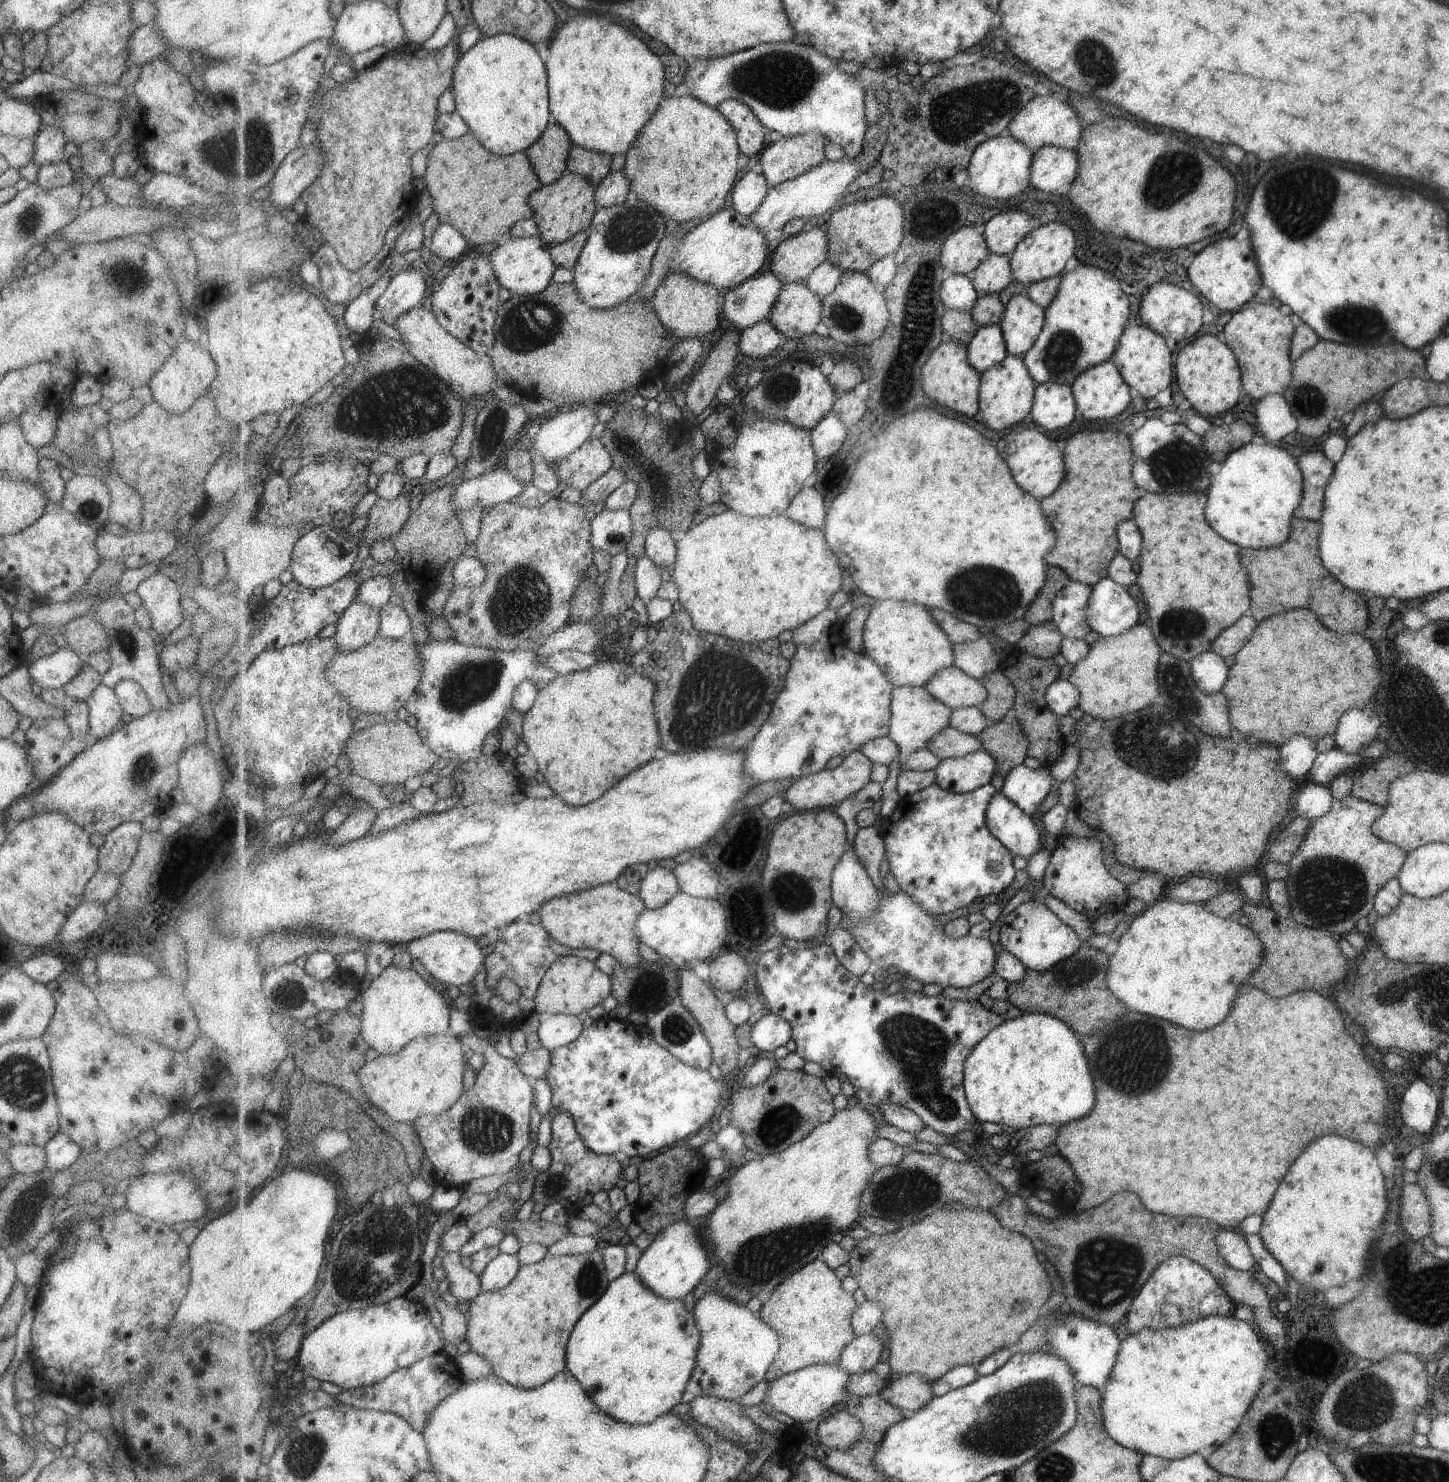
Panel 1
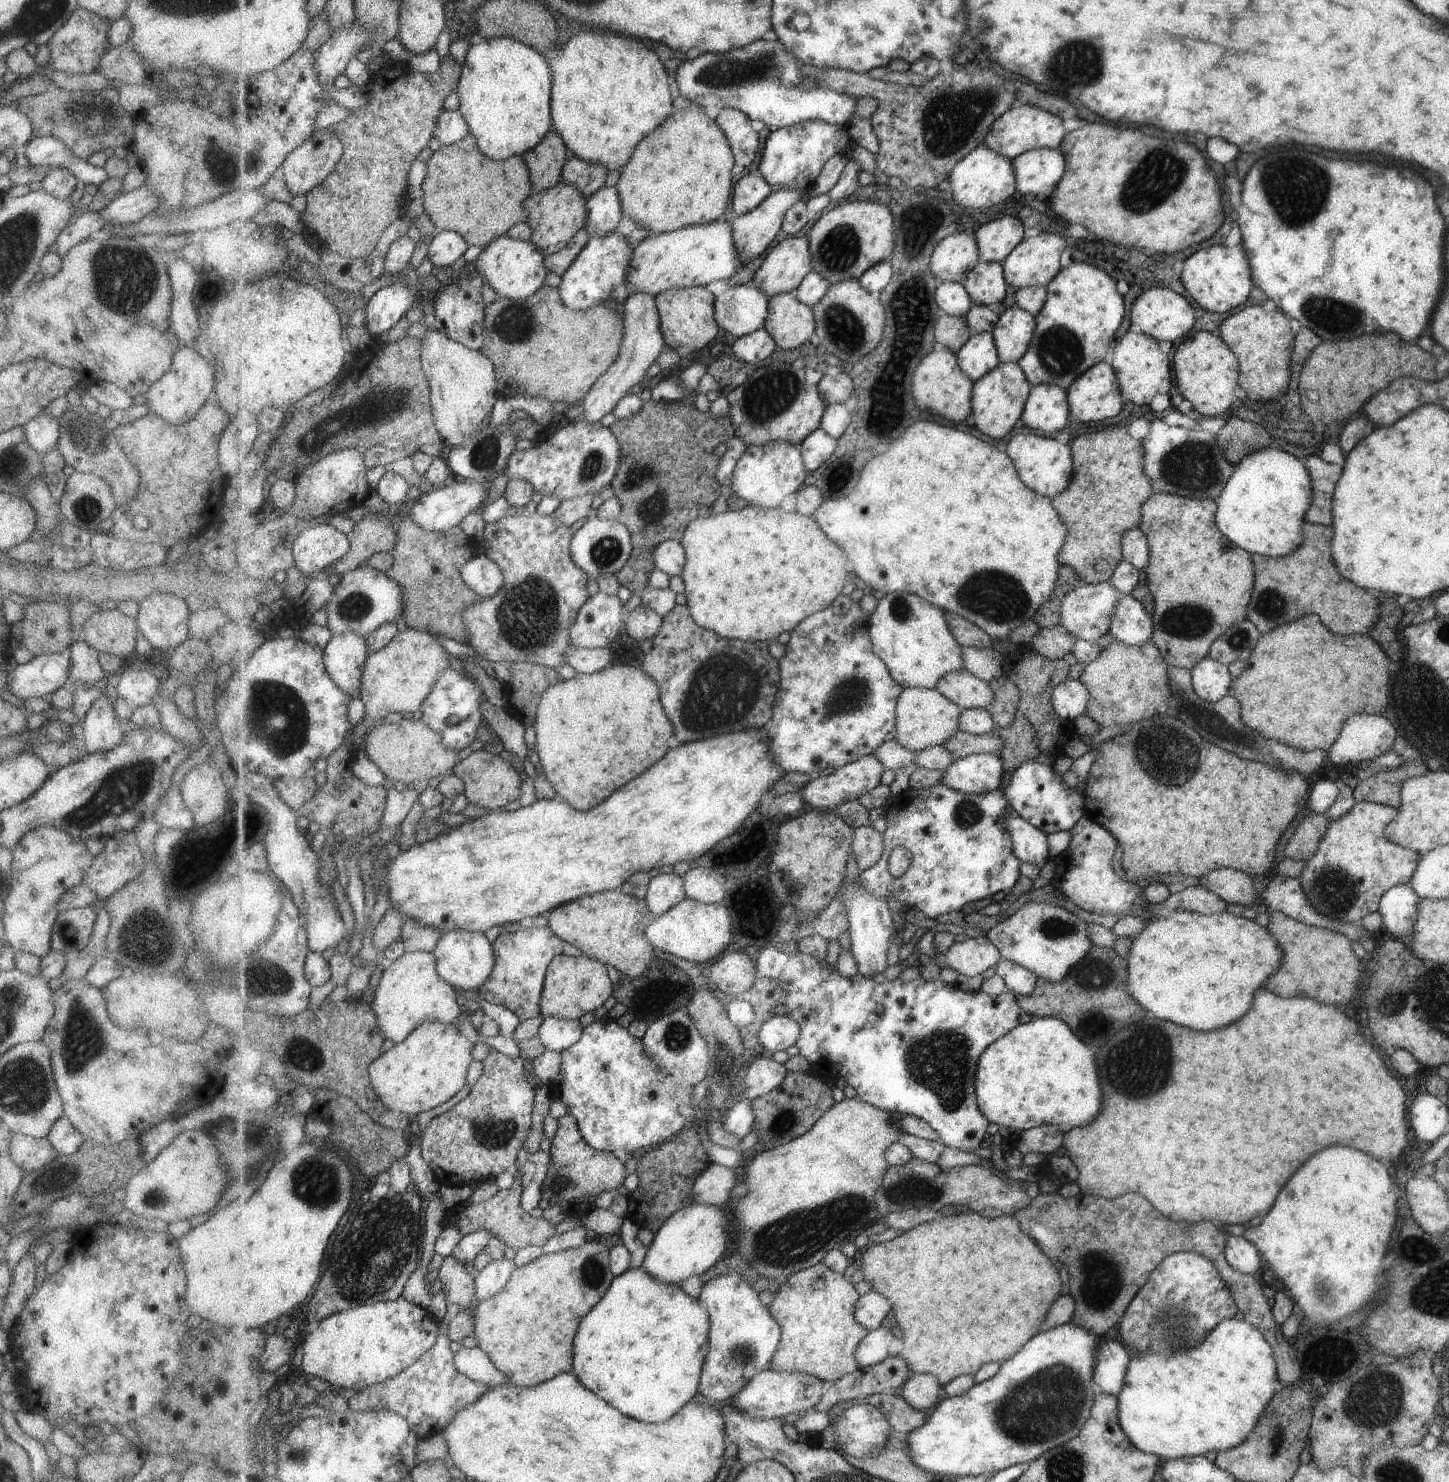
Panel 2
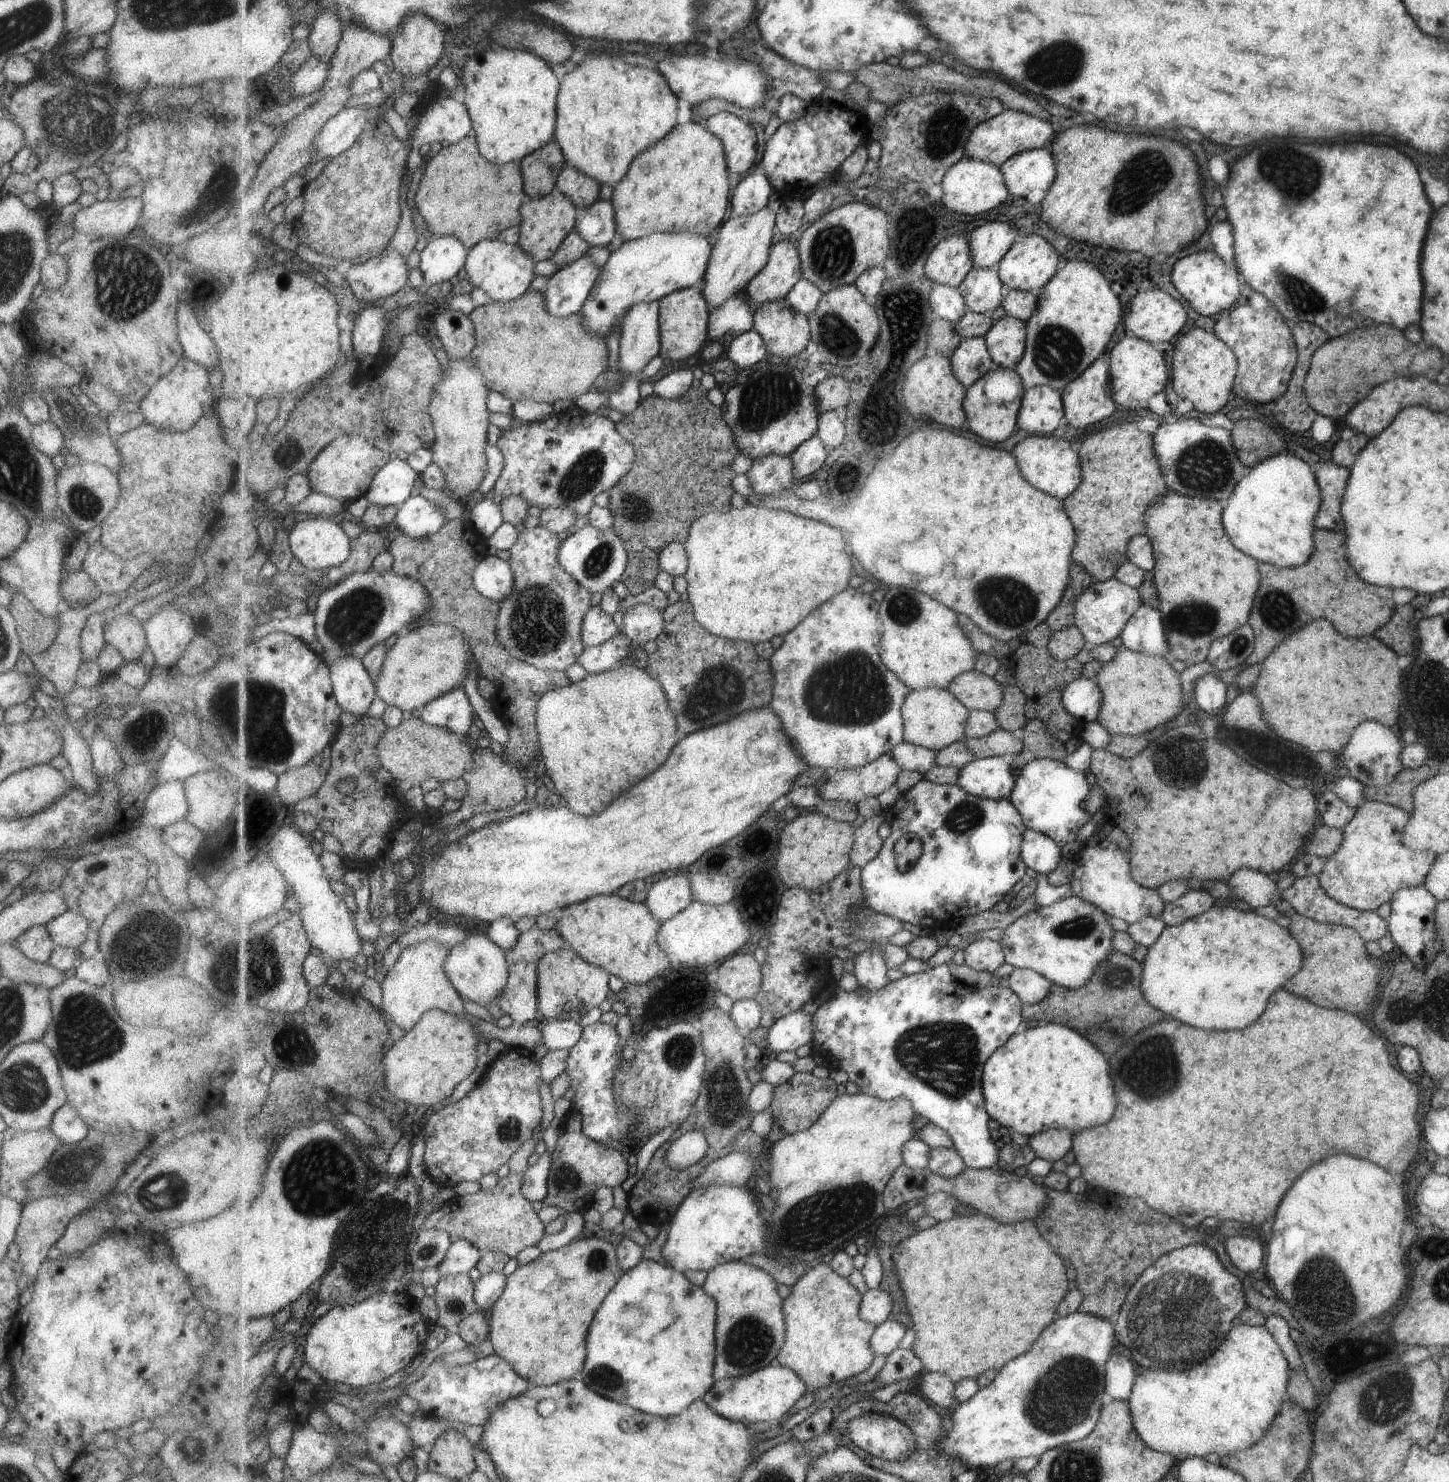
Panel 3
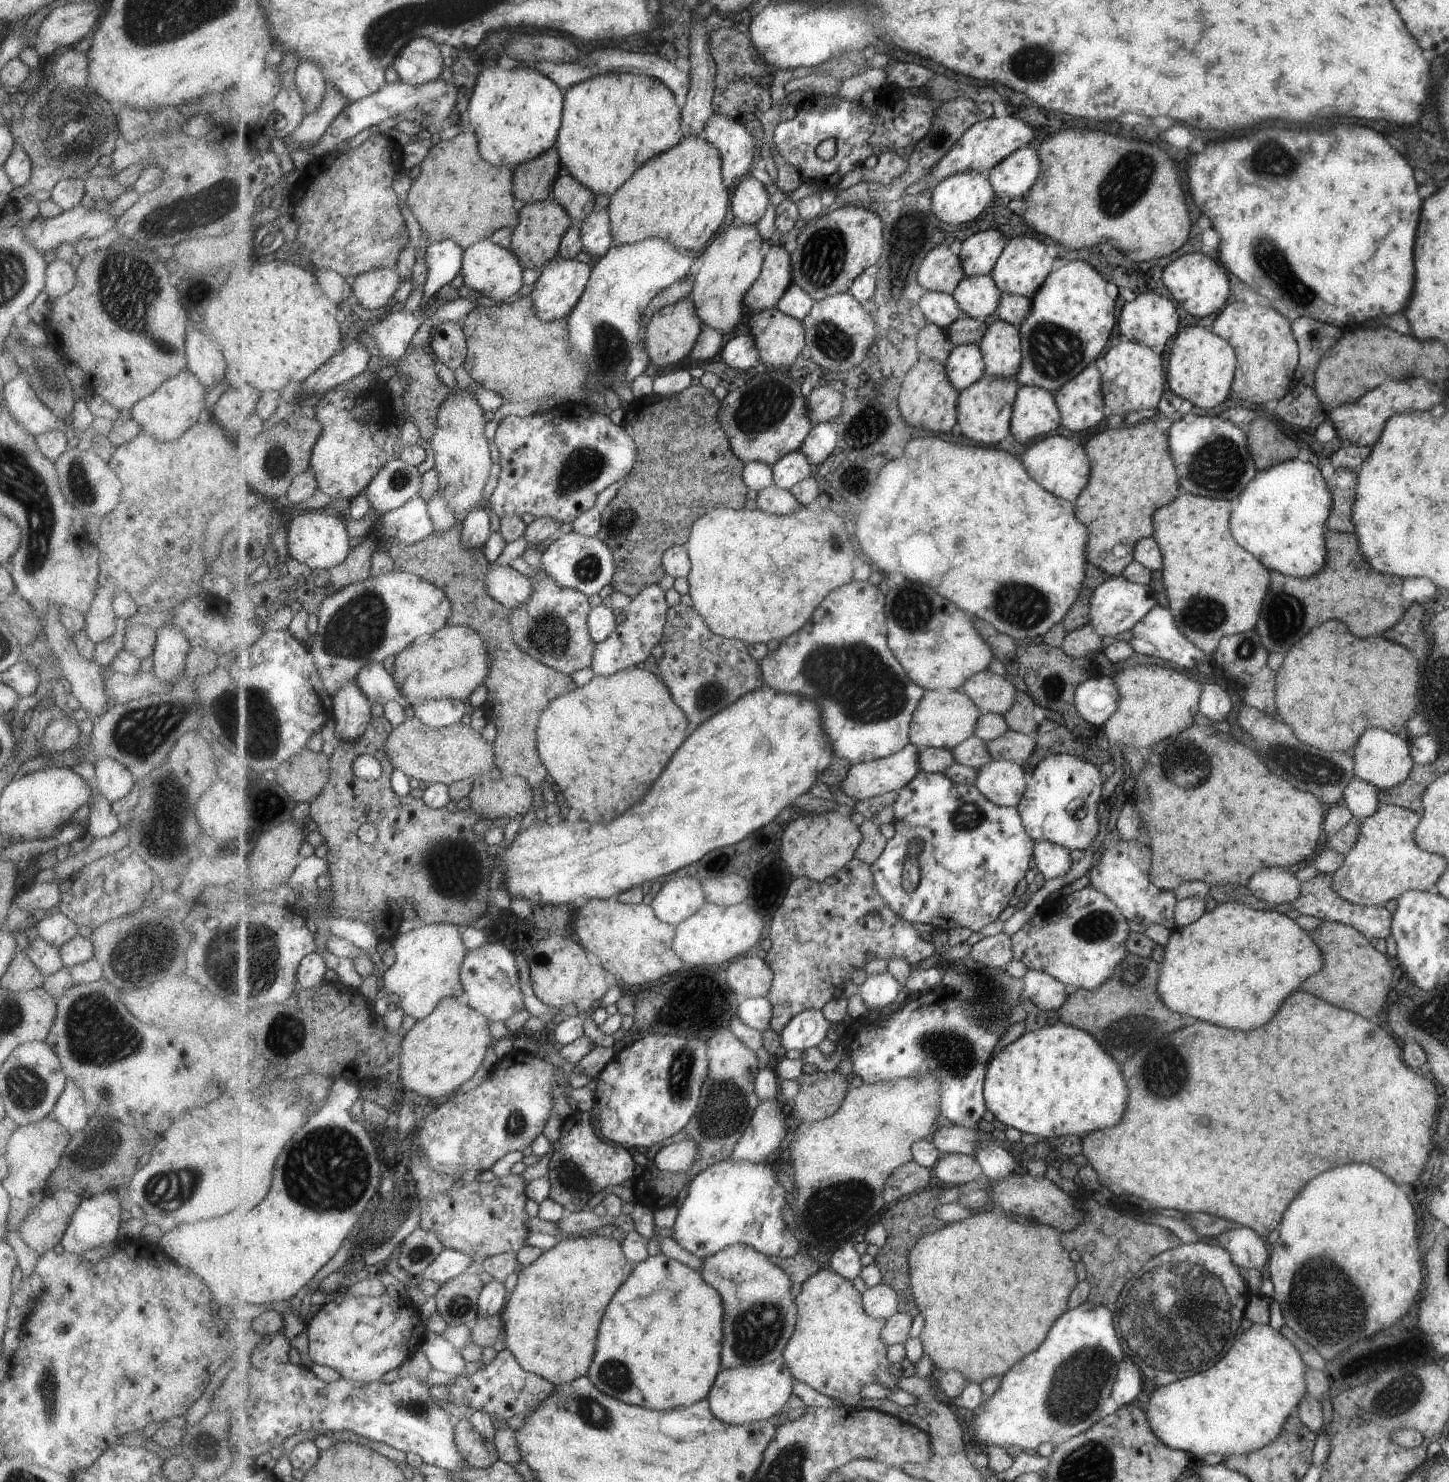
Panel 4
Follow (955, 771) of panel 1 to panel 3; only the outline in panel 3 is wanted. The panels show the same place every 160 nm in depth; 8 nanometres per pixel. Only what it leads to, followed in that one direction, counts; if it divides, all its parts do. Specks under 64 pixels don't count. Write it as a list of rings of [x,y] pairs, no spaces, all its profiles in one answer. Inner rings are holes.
[[[990,757],[976,759],[960,769],[958,786],[968,794],[1001,800],[1011,799],[1016,790],[1016,776],[1013,775],[1010,758]]]

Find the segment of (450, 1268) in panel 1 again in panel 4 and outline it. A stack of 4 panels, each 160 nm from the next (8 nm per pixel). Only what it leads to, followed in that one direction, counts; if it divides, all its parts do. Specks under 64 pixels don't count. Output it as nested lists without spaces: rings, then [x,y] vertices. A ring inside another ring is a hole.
[[[461,1273],[439,1288],[435,1294],[437,1310],[447,1326],[472,1324],[479,1318],[479,1299],[485,1285],[479,1274]]]

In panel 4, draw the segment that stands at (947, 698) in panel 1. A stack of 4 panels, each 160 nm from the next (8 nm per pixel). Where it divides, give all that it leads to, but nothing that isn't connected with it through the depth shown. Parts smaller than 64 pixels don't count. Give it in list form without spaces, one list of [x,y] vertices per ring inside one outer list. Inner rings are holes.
[[[987,669],[974,674],[964,684],[965,691],[985,713],[1006,715],[1017,700],[1018,690],[1005,675]]]

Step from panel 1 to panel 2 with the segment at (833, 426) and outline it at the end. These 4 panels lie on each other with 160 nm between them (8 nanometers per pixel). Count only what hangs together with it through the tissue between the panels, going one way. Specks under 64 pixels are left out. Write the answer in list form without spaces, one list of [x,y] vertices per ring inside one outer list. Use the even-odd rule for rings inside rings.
[[[819,427],[799,447],[804,454],[804,461],[808,470],[813,472],[833,456],[833,452],[837,450],[837,439],[823,430],[823,427]]]

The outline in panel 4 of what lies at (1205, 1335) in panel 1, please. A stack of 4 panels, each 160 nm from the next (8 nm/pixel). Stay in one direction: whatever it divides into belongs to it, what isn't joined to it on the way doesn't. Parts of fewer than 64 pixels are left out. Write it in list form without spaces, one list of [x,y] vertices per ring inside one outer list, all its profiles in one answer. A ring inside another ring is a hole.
[[[1252,1324],[1233,1341],[1232,1348],[1225,1356],[1207,1370],[1165,1386],[1155,1384],[1153,1390],[1148,1389],[1149,1404],[1144,1413],[1148,1417],[1149,1426],[1161,1442],[1173,1449],[1191,1452],[1195,1458],[1209,1453],[1220,1454],[1223,1458],[1248,1453],[1271,1442],[1283,1428],[1287,1414],[1299,1406],[1307,1389],[1305,1369],[1295,1346],[1277,1329],[1268,1324]]]

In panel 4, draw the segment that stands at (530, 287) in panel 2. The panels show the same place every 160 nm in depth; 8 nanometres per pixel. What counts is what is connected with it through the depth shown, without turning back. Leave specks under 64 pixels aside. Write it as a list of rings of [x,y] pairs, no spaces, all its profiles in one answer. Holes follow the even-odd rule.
[[[481,239],[469,248],[464,249],[462,276],[464,282],[472,289],[483,294],[486,302],[506,302],[507,298],[514,297],[523,286],[524,271],[518,256],[508,247],[501,246],[493,239]]]

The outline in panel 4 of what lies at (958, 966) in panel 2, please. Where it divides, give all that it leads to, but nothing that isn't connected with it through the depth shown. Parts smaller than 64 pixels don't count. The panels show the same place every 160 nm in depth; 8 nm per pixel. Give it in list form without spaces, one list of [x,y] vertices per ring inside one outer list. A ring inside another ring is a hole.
[[[1001,932],[985,937],[973,945],[969,955],[982,965],[1003,969],[1014,959],[1012,936]]]

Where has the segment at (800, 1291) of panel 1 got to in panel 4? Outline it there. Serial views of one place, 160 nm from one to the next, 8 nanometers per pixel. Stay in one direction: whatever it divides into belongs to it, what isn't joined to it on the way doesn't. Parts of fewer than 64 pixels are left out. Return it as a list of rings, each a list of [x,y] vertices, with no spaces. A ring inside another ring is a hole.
[[[830,1268],[821,1269],[803,1283],[796,1303],[798,1304],[798,1325],[792,1340],[784,1350],[782,1359],[792,1370],[797,1381],[804,1382],[817,1392],[840,1400],[849,1406],[854,1406],[854,1403],[860,1399],[859,1392],[865,1384],[877,1382],[891,1391],[897,1390],[897,1378],[889,1370],[892,1362],[888,1357],[888,1344],[882,1337],[882,1330],[887,1321],[867,1314],[864,1295],[853,1286],[852,1280],[846,1279]]]

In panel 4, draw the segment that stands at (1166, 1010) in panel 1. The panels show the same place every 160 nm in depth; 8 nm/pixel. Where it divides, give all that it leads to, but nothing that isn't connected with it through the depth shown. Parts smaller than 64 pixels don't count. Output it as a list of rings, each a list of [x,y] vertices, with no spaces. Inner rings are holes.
[[[1227,901],[1227,904],[1219,904],[1210,912],[1204,912],[1197,920],[1182,927],[1175,927],[1169,935],[1169,940],[1164,948],[1164,959],[1161,962],[1160,976],[1156,980],[1156,992],[1160,995],[1163,1004],[1169,1010],[1177,1012],[1177,1014],[1185,1014],[1185,1016],[1193,1016],[1199,1020],[1205,1020],[1209,1024],[1217,1024],[1217,1026],[1225,1026],[1231,1030],[1253,1030],[1265,1022],[1271,1020],[1271,1016],[1277,1012],[1281,1000],[1285,996],[1289,996],[1291,990],[1295,990],[1307,976],[1313,976],[1323,966],[1323,955],[1320,953],[1318,946],[1313,944],[1313,939],[1309,932],[1301,929],[1293,920],[1289,920],[1283,914],[1275,914],[1275,912],[1259,912],[1259,910],[1251,910],[1243,904],[1233,904]]]

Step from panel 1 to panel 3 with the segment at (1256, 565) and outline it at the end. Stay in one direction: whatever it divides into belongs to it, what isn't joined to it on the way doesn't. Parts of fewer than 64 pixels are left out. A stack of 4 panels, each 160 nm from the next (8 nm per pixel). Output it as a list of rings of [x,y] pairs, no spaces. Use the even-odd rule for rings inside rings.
[[[1313,529],[1315,549],[1301,566],[1281,567],[1261,562],[1260,582],[1252,602],[1253,614],[1248,625],[1254,632],[1254,649],[1246,660],[1247,665],[1261,662],[1285,636],[1317,619],[1330,620],[1345,636],[1369,636],[1383,626],[1395,612],[1390,588],[1366,583],[1349,566],[1347,539],[1343,531]]]

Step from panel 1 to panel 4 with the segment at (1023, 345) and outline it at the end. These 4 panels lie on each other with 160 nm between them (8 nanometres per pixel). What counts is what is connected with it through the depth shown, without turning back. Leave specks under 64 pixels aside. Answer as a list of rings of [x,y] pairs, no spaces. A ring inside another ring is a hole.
[[[999,319],[988,326],[979,346],[984,354],[987,375],[1017,378],[1024,358],[1019,327]]]

